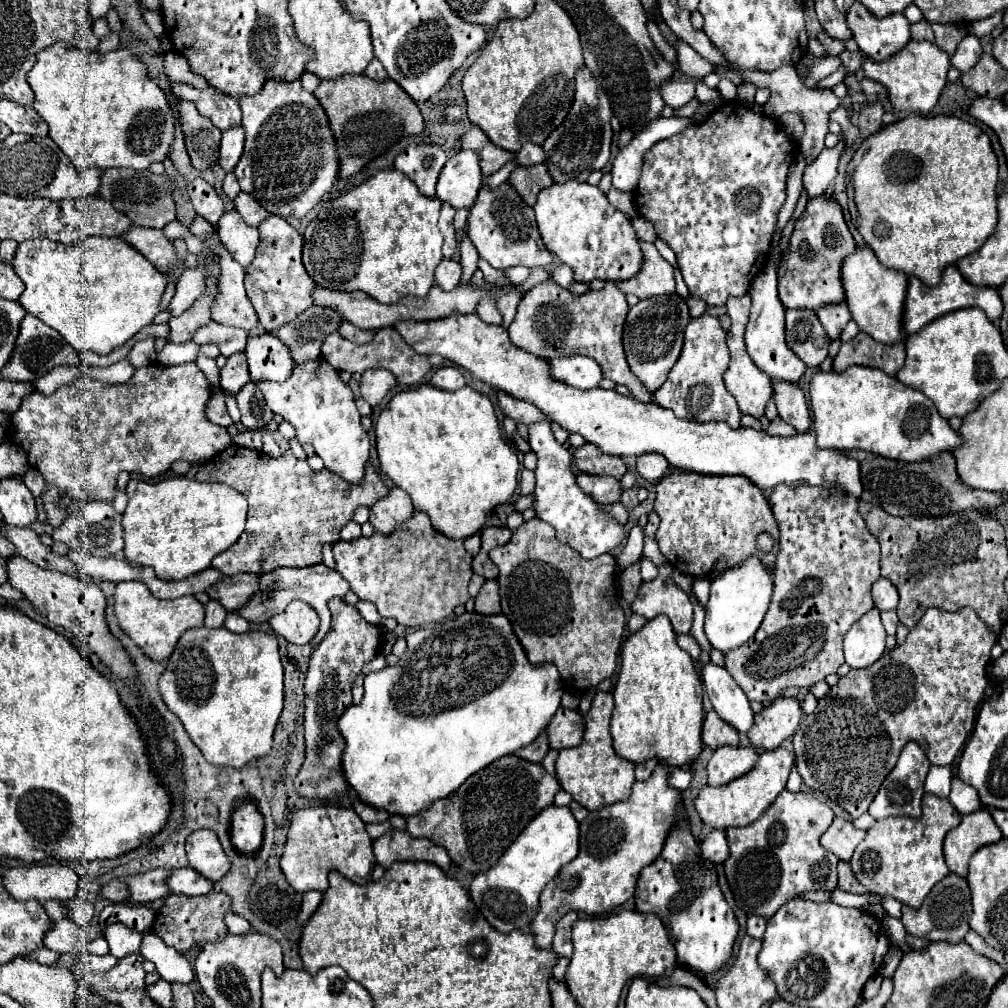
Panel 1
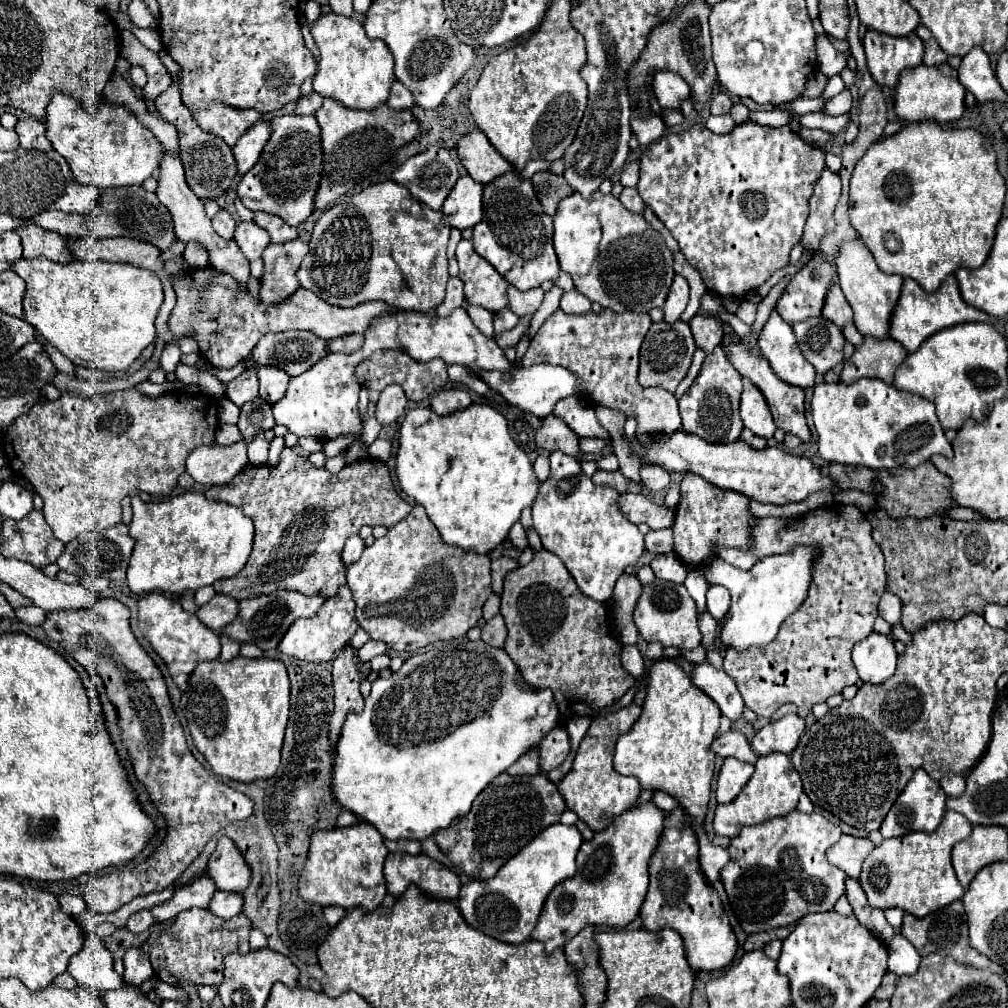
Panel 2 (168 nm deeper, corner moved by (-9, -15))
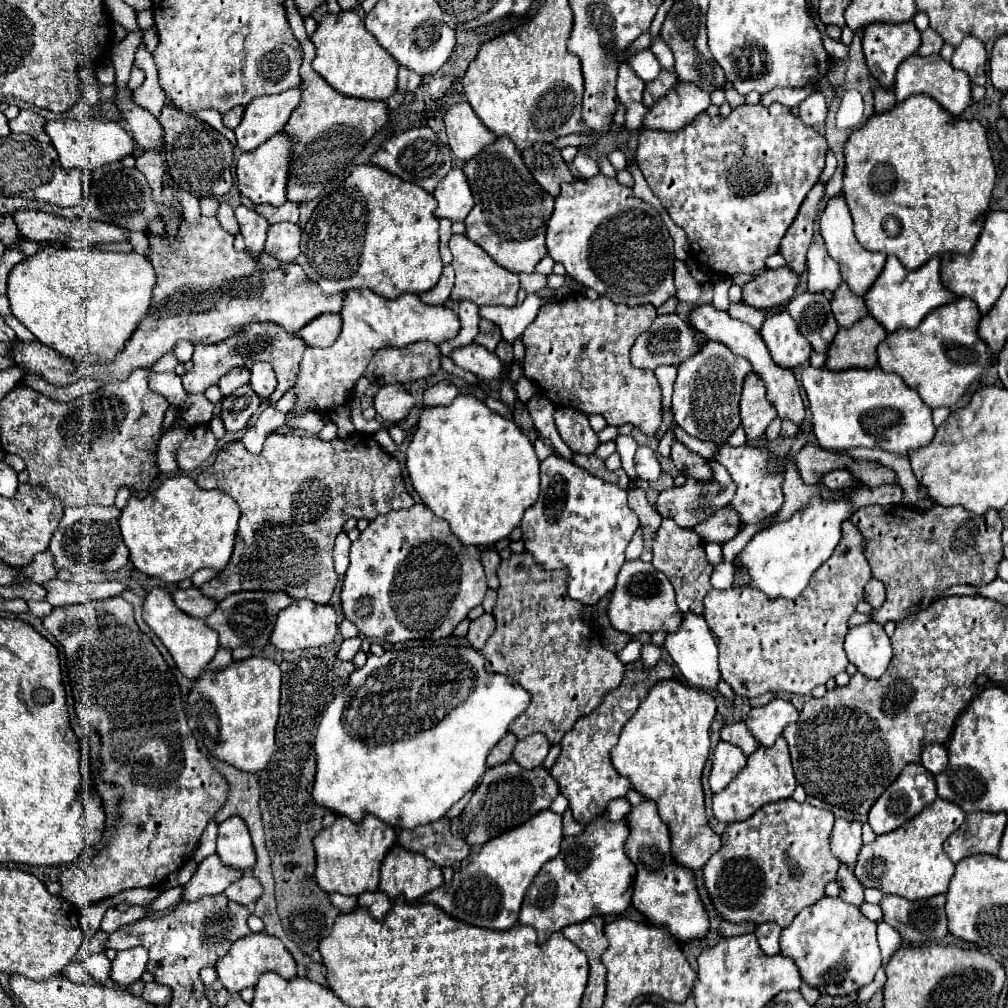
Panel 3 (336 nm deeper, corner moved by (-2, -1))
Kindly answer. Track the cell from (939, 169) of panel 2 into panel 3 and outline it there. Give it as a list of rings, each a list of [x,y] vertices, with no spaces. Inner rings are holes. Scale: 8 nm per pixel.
[[[910,95],[890,111],[874,113],[864,127],[848,137],[844,149],[846,167],[842,191],[854,219],[858,243],[868,251],[896,255],[910,271],[922,267],[934,255],[966,255],[972,251],[984,225],[996,181],[986,129],[978,121],[956,119],[940,107],[928,95]]]

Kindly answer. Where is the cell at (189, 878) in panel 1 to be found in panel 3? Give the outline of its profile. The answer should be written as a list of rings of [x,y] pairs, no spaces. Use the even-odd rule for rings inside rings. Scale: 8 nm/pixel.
[[[246,873],[246,877],[234,881],[226,891],[224,895],[230,899],[230,901],[236,901],[236,903],[242,903],[242,905],[254,905],[258,901],[258,897],[262,895],[262,885],[260,881],[252,875],[252,873]]]

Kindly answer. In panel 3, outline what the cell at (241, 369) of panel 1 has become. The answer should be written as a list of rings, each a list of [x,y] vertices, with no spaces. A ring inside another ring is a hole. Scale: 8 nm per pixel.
[[[232,369],[230,373],[222,375],[218,381],[218,387],[222,391],[222,395],[230,395],[232,391],[236,391],[238,387],[246,385],[250,381],[250,371],[248,369]]]

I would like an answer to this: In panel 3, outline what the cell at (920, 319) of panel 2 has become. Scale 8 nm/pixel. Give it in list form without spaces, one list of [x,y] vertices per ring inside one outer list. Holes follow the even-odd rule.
[[[888,255],[882,273],[878,275],[878,279],[872,283],[872,287],[864,295],[868,313],[878,323],[882,323],[888,333],[894,333],[900,327],[908,327],[908,329],[918,327],[920,321],[930,311],[934,311],[936,307],[952,299],[956,297],[940,285],[940,257],[932,257],[930,261],[926,261],[926,265],[922,265],[922,269],[908,271],[896,257]]]

